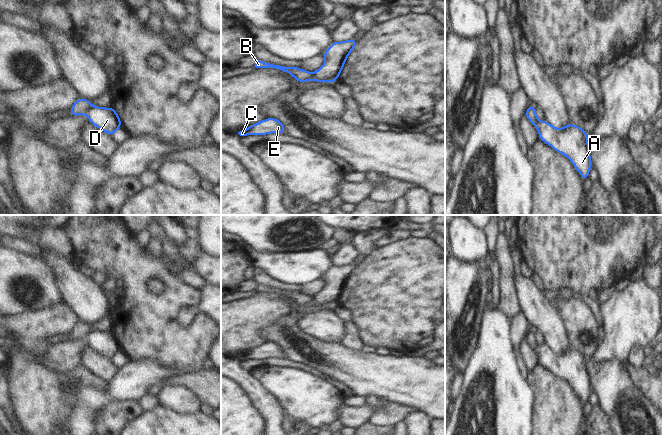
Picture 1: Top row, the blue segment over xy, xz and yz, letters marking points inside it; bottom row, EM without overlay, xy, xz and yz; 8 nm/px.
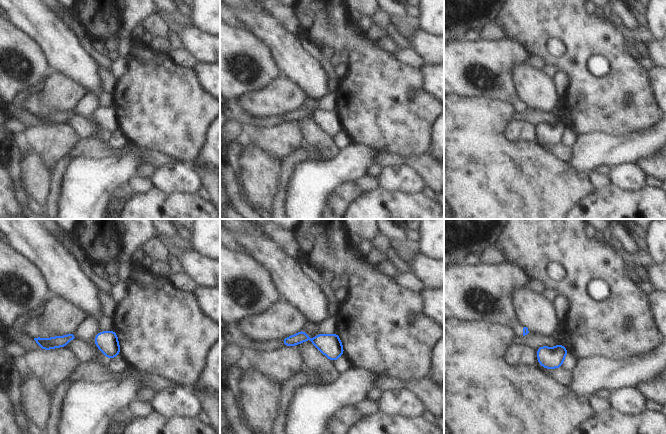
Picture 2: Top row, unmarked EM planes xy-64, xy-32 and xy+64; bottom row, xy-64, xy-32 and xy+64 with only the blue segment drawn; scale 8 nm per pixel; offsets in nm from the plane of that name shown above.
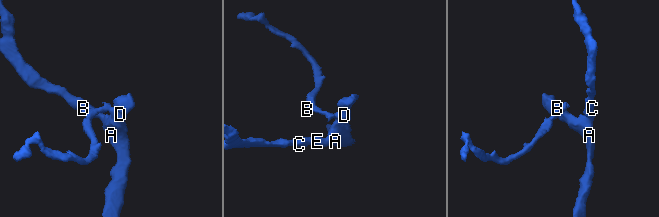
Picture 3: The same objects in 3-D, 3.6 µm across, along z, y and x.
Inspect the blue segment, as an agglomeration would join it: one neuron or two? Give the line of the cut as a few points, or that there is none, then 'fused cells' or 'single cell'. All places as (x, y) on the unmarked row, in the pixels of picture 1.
cut xy (91, 330), (85, 337); fused cells

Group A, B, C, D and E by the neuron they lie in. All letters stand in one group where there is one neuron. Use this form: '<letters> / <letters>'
A C D E / B

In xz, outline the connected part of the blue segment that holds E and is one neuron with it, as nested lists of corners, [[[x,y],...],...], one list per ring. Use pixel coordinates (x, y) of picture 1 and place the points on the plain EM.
[[[266,342],[265,344],[256,347],[254,349],[249,350],[243,355],[238,356],[240,360],[247,360],[247,359],[266,359],[269,357],[283,357],[286,358],[287,355],[282,348],[276,342]]]

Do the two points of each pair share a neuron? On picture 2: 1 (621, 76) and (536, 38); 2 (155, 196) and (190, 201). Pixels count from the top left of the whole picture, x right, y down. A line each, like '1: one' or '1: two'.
1: one
2: one

